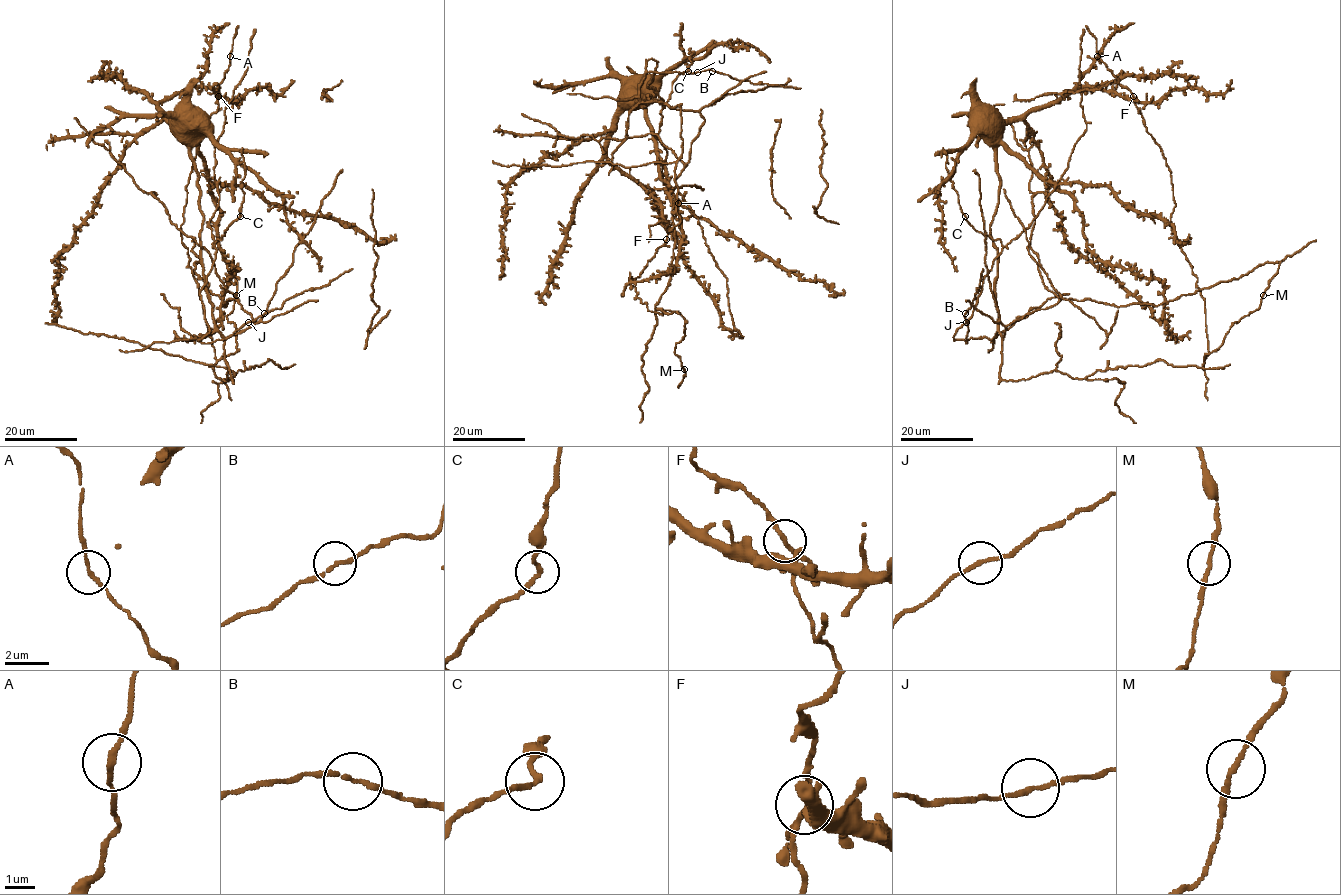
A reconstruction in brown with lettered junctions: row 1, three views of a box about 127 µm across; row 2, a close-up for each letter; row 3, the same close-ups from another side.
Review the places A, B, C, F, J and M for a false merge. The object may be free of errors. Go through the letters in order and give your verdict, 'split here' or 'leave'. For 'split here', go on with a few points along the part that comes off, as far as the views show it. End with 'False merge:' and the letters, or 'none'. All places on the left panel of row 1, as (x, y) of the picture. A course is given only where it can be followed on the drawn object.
A: leave
B: leave
C: leave
F: leave
J: leave
M: leave
False merge: none

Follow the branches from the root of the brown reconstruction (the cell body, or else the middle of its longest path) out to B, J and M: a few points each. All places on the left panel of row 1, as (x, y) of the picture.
B: (190, 117), (201, 265), (214, 323), (211, 332), (191, 339), (227, 339), (265, 313)
J: (190, 117), (201, 265), (214, 323), (211, 332), (191, 339), (227, 339), (248, 322)
M: (190, 117), (159, 104), (193, 87), (224, 99), (181, 226), (217, 360), (237, 350), (236, 295)

